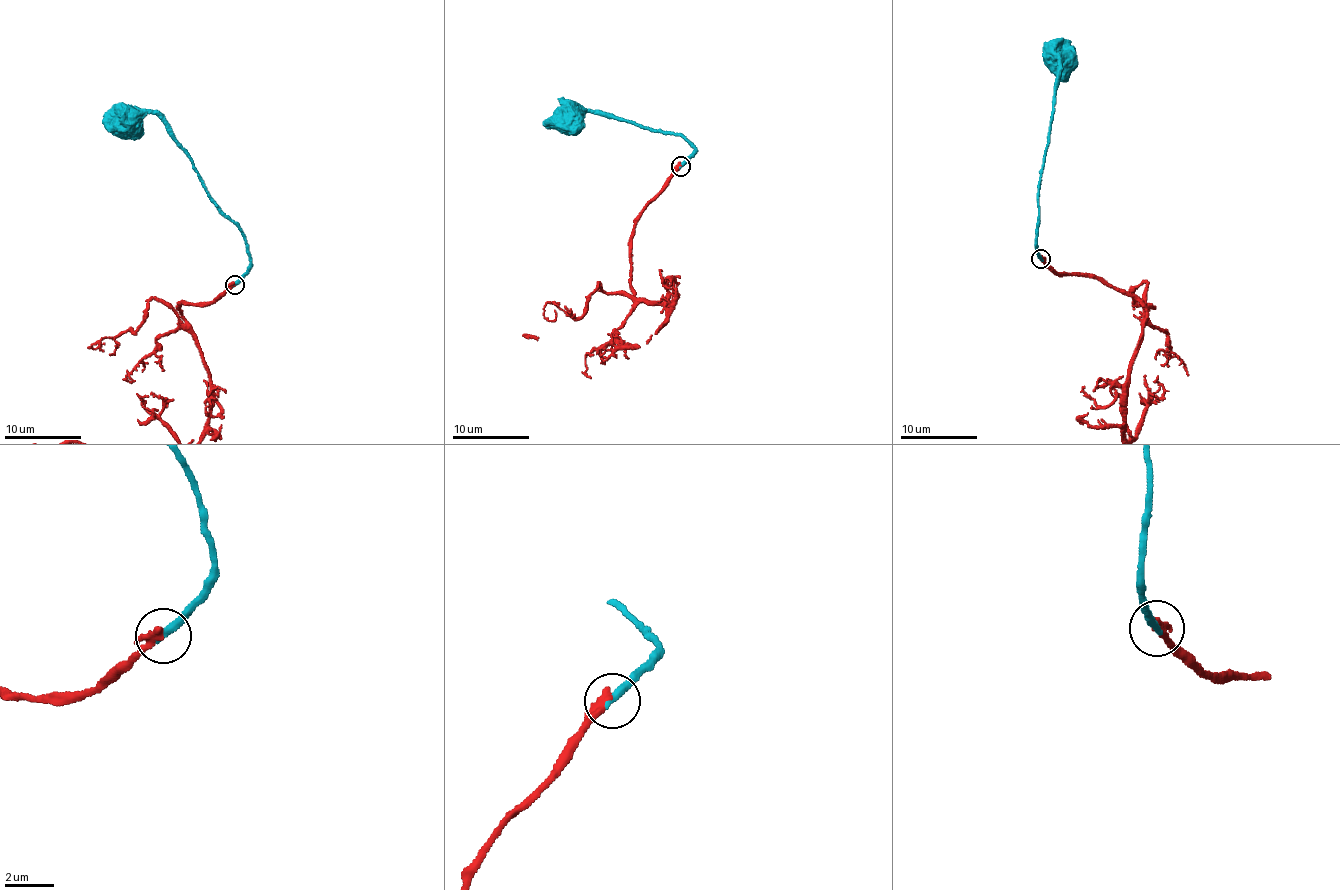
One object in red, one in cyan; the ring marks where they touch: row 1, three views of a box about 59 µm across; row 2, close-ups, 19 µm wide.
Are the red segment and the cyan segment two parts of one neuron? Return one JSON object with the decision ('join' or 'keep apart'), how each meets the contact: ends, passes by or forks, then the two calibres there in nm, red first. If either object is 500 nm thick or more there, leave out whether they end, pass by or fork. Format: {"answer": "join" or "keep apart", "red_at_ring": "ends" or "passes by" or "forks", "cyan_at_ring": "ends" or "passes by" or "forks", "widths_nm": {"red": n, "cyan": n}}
{"answer": "join", "red_at_ring": "ends", "cyan_at_ring": "ends", "widths_nm": {"red": 360, "cyan": 360}}

